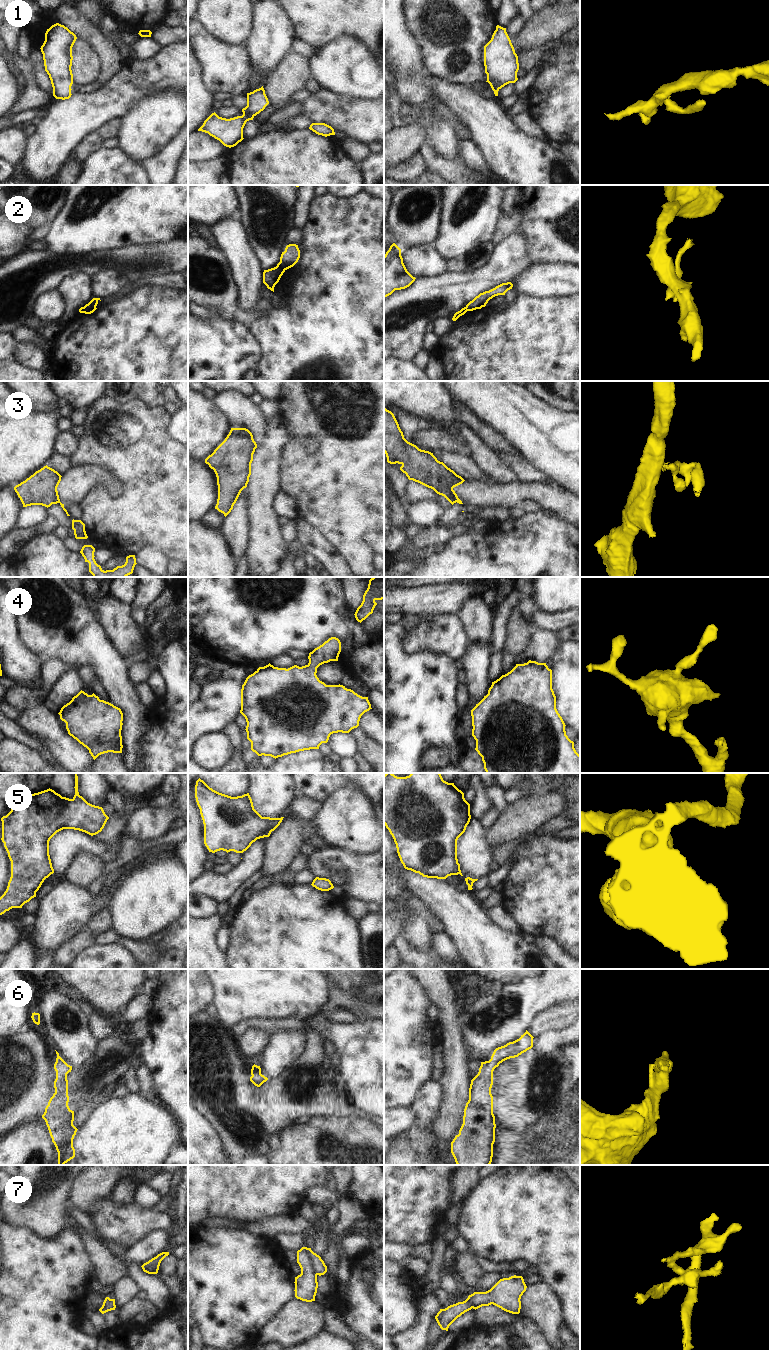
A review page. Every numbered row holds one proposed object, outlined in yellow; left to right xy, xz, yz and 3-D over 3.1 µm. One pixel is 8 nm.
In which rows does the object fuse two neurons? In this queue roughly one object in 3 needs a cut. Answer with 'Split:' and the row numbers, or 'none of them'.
Split: 2, 3, 5, 7

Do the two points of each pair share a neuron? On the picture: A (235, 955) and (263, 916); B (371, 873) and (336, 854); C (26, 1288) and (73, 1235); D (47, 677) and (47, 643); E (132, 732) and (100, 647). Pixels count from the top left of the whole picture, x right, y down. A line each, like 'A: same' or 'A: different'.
A: same
B: same
C: same
D: different
E: same

